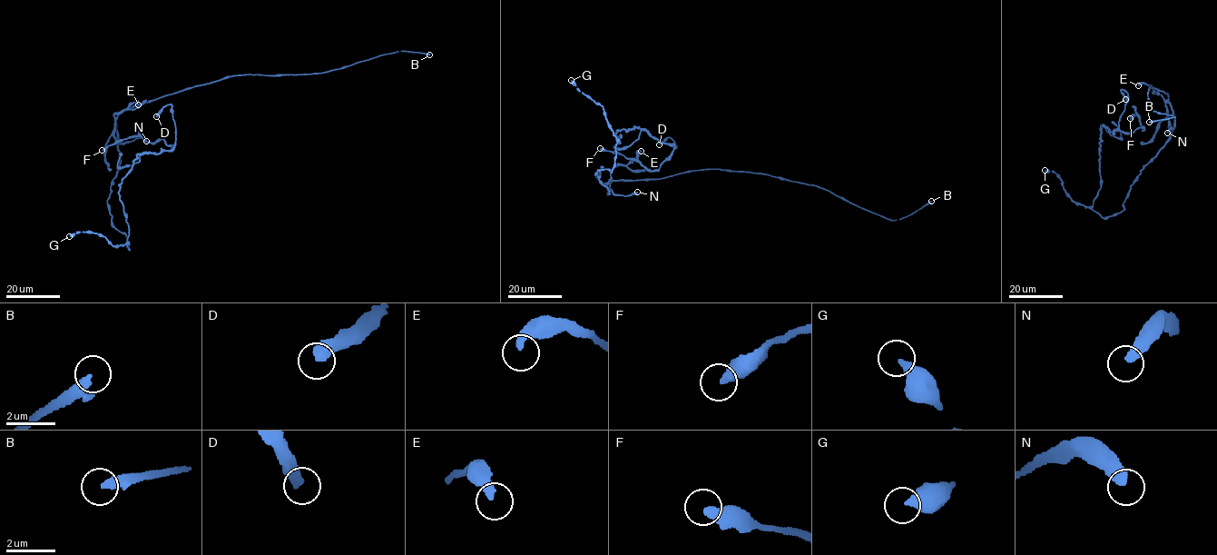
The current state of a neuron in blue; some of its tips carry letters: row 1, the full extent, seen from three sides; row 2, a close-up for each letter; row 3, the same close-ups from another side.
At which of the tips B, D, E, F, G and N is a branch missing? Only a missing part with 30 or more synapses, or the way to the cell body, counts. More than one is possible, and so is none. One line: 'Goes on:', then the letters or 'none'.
Goes on: B

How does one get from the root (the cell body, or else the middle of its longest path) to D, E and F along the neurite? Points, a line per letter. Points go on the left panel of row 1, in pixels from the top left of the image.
D: (119, 149), (107, 203), (129, 250), (122, 179), (139, 153), (161, 153), (175, 143), (171, 105), (156, 116)
E: (119, 149), (113, 114), (135, 101), (138, 104)
F: (119, 149), (107, 203), (129, 250), (122, 179), (139, 153), (161, 153), (175, 143), (130, 136), (102, 150)

